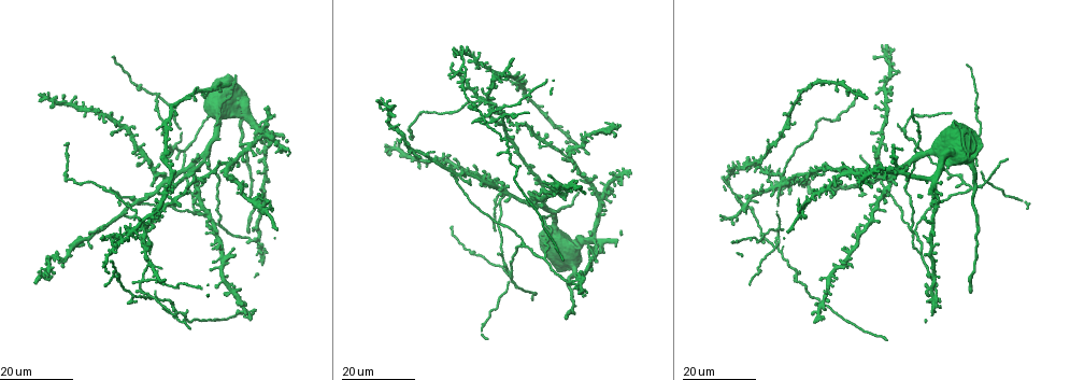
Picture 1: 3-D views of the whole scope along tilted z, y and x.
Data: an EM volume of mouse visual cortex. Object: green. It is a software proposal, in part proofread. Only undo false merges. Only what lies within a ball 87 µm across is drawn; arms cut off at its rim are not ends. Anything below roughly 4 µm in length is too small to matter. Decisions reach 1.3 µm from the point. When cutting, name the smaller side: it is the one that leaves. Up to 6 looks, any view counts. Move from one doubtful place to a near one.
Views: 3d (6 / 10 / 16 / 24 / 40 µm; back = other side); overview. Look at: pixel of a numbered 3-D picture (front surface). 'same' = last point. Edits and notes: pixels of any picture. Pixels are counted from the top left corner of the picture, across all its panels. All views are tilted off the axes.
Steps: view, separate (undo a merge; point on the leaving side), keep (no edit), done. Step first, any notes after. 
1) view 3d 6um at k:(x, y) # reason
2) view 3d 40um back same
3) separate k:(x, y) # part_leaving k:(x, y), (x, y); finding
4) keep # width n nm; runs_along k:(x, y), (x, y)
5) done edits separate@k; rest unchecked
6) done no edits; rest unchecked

view 3d 16um at 1:(146, 296) # looks like a crossing

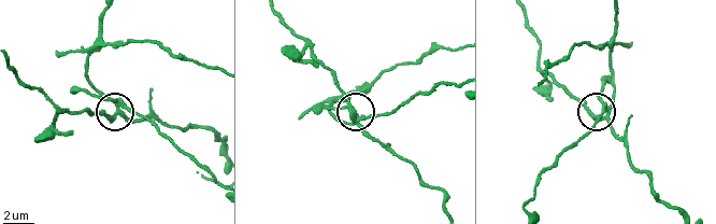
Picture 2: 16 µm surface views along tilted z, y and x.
view 3d 6um at 2:(356, 119)

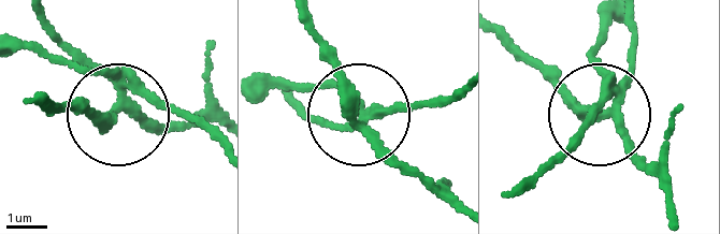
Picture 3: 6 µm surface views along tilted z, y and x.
separate 3:(71, 67) # part_leaving 3:(119, 89), (135, 86), (214, 126); a second cell is stuck on

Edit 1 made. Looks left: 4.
view overview

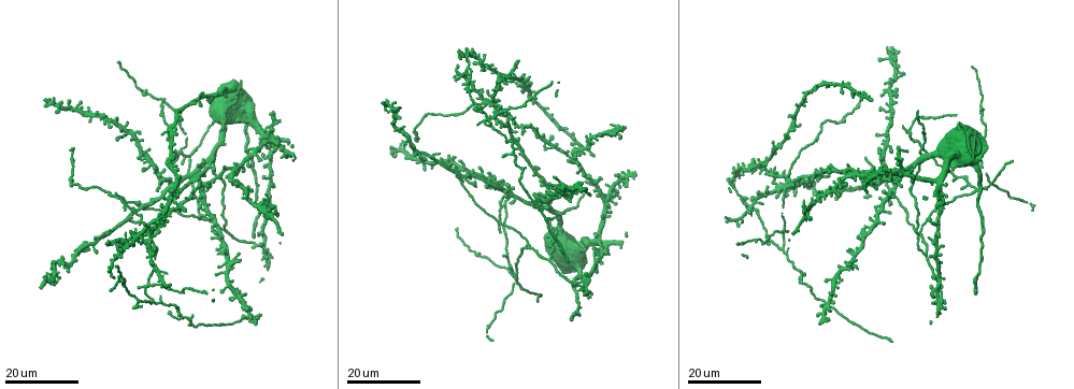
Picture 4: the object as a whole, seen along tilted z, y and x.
view 3d 24um at 4:(146, 284)

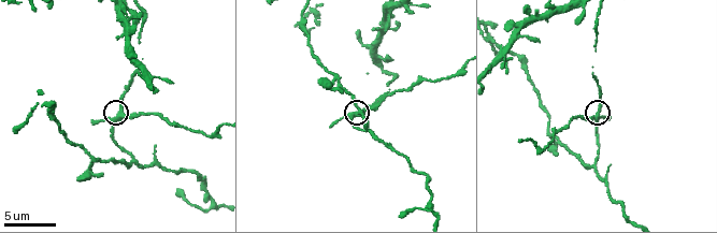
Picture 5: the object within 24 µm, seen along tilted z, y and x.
view 3d 6um at 5:(121, 114)

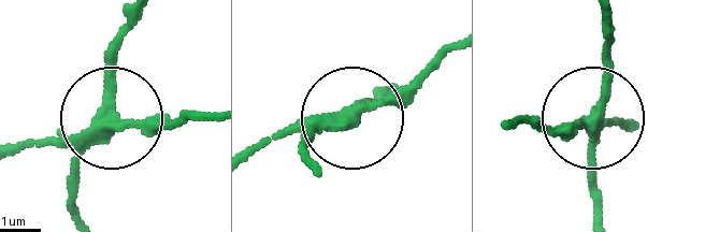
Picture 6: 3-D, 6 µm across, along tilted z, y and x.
separate 6:(42, 144) # arms 3; part_leaving 6:(103, 128), (206, 115); a second cell is stuck on

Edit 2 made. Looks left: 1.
done edits separate@3, separate@6; rest unchecked

